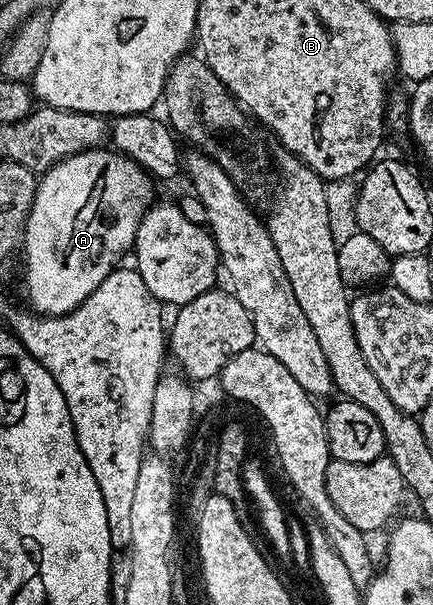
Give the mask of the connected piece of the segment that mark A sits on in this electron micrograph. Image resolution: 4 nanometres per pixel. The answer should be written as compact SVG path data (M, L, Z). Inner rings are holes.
M98 148L95 150L84 150L78 154L72 154L70 158L64 158L62 162L57 162L51 169L44 171L40 175L35 198L31 204L31 212L25 221L25 237L23 239L23 258L25 254L25 294L29 297L28 305L32 307L38 315L56 316L59 314L67 314L72 310L79 308L87 296L91 296L91 292L95 292L95 288L99 288L99 284L103 284L103 280L107 280L107 276L113 270L118 269L121 257L125 253L132 251L135 246L137 229L141 223L141 217L145 215L147 207L154 201L153 190L149 187L151 183L150 175L146 174L141 167L136 166L124 154L116 149Z

